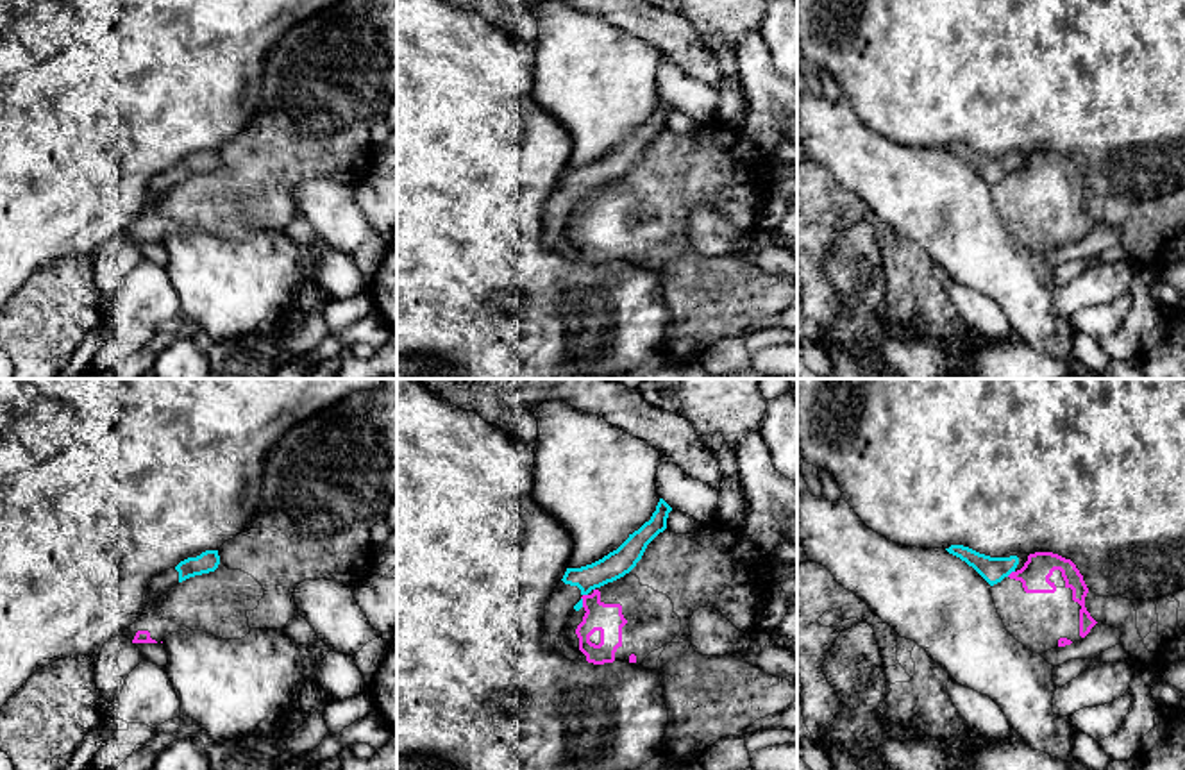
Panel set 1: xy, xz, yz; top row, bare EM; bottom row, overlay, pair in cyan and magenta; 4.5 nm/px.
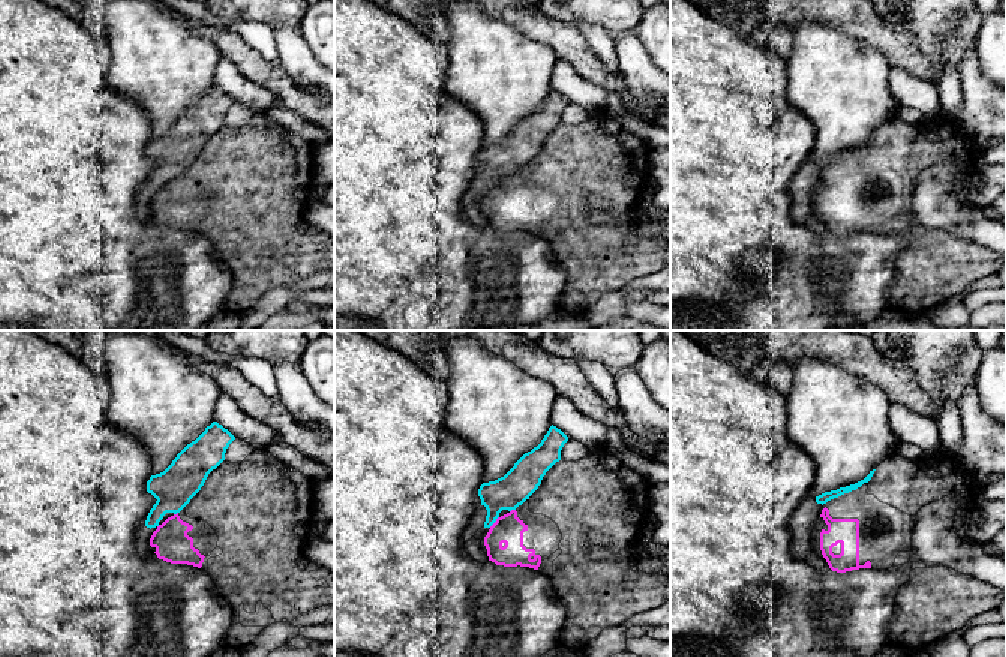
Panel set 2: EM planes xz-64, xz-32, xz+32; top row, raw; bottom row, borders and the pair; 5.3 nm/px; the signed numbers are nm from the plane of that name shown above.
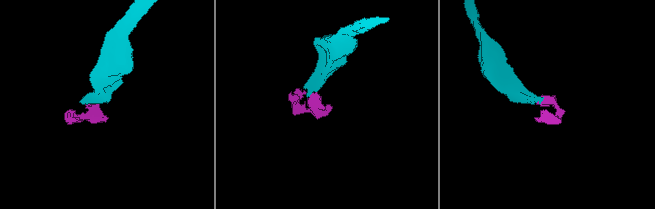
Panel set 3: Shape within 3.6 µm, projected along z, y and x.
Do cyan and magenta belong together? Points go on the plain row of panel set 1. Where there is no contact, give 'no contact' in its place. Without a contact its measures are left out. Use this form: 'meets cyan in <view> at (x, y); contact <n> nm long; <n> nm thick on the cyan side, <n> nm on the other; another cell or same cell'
meets cyan in yz at (1010, 172); contact 50 nm long; 110 nm thick on the cyan side, 130 nm on the other; another cell

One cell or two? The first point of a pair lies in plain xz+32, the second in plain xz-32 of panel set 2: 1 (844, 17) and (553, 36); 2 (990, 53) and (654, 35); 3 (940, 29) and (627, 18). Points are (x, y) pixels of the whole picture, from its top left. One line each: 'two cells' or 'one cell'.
1: one cell
2: one cell
3: one cell

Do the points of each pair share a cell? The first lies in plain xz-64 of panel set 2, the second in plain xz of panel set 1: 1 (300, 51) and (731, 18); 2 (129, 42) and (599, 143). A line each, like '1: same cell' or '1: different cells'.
1: different cells
2: same cell

